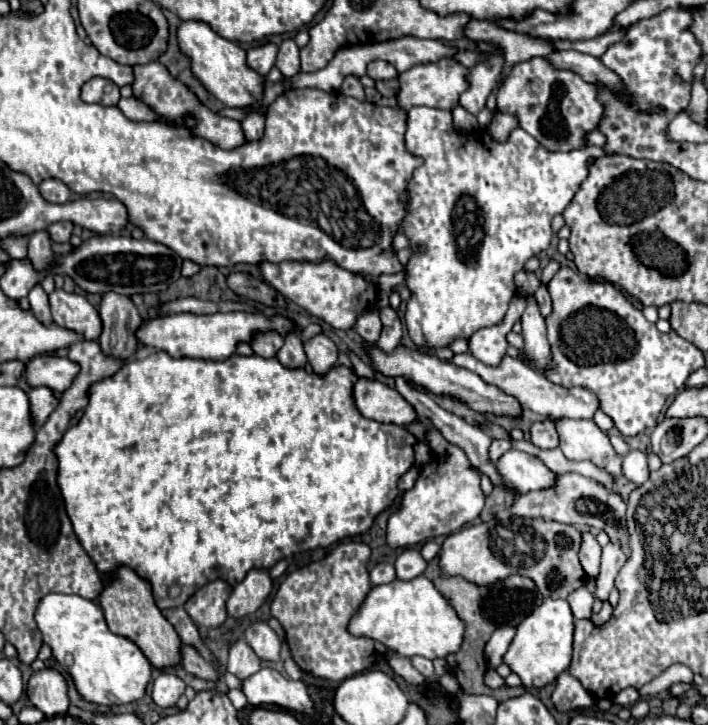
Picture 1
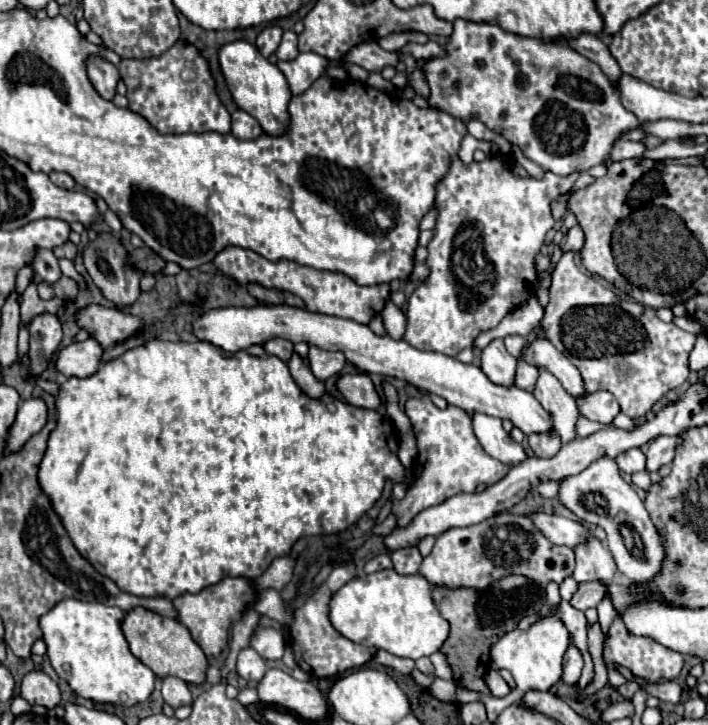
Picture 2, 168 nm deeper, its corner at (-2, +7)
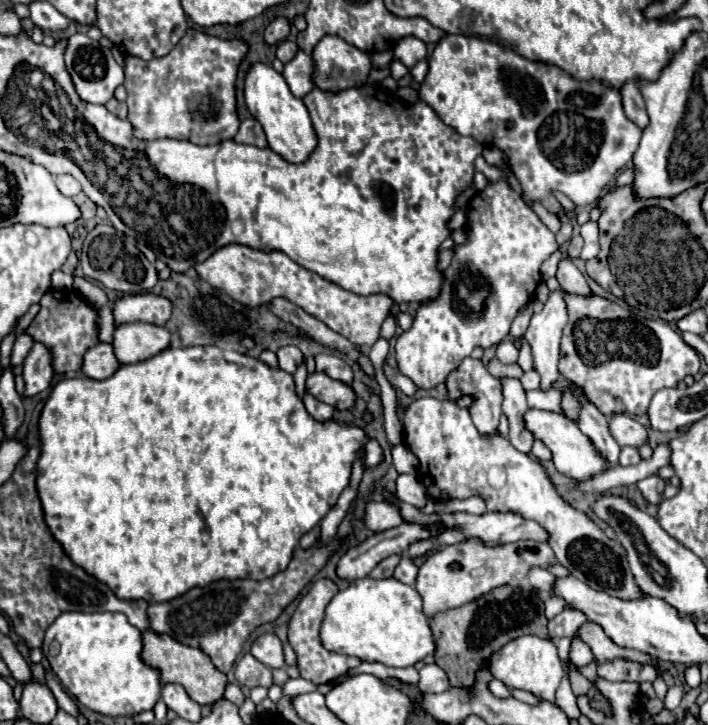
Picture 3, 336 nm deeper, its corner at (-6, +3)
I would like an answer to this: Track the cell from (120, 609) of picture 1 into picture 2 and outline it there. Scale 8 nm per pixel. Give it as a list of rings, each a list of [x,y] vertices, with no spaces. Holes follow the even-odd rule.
[[[134,607],[124,615],[122,631],[126,635],[130,651],[144,665],[148,665],[158,677],[172,675],[172,677],[180,677],[186,683],[202,683],[204,681],[204,673],[208,667],[206,655],[190,637],[188,627],[180,625],[178,619],[160,617],[158,613],[152,613],[146,607]]]

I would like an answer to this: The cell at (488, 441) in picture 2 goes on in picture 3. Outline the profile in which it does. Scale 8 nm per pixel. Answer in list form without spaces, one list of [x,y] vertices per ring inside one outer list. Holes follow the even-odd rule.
[[[466,357],[446,379],[448,399],[452,399],[452,401],[456,401],[460,397],[472,397],[474,399],[474,403],[468,407],[468,413],[470,413],[476,429],[480,433],[484,433],[484,435],[494,435],[498,431],[498,419],[502,415],[502,409],[500,409],[500,401],[502,401],[500,389],[502,389],[500,379],[492,377],[486,371],[484,363],[478,361],[478,359],[472,359],[472,357]]]

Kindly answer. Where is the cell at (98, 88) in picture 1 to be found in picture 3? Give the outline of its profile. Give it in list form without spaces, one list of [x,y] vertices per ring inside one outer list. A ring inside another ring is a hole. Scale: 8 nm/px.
[[[76,33],[68,39],[68,47],[64,51],[64,61],[66,61],[66,69],[76,85],[76,93],[82,101],[86,103],[98,103],[98,105],[106,105],[112,95],[114,89],[124,81],[124,71],[122,67],[116,63],[114,55],[110,49],[104,49],[98,41],[90,39],[88,35]]]

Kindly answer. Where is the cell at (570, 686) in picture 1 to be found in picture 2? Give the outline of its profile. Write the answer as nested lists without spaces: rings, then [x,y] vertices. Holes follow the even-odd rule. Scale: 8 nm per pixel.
[[[570,645],[570,649],[564,655],[564,675],[562,675],[562,681],[568,687],[574,687],[578,683],[578,679],[580,679],[582,667],[584,667],[584,659],[582,659],[580,651]]]

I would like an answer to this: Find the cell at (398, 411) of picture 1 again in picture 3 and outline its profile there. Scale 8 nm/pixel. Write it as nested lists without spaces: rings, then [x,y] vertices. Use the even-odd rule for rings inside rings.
[[[326,373],[308,375],[306,393],[314,395],[318,401],[328,403],[336,409],[350,409],[350,407],[354,407],[354,401],[356,401],[352,387],[348,387],[336,379],[330,379]]]

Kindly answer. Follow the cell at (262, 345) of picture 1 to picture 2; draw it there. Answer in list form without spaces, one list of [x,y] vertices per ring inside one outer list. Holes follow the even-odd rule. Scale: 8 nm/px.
[[[270,339],[262,347],[266,349],[268,355],[276,355],[282,361],[288,361],[290,355],[292,355],[292,351],[294,351],[294,345],[290,341],[286,341],[286,339]]]

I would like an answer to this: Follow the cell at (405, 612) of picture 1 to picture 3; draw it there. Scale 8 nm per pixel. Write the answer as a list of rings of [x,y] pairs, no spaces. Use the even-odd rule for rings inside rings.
[[[356,579],[344,591],[338,591],[326,605],[326,615],[320,625],[320,641],[328,651],[340,655],[352,655],[368,663],[382,663],[388,667],[408,667],[426,655],[434,653],[434,639],[428,627],[428,619],[422,613],[422,597],[414,587],[404,585],[396,579]]]

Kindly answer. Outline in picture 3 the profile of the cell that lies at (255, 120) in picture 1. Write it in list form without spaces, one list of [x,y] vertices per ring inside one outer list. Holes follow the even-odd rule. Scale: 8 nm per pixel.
[[[246,119],[240,125],[240,131],[234,137],[236,143],[244,143],[244,145],[254,145],[264,149],[266,147],[266,137],[262,131],[262,125],[256,119]]]

